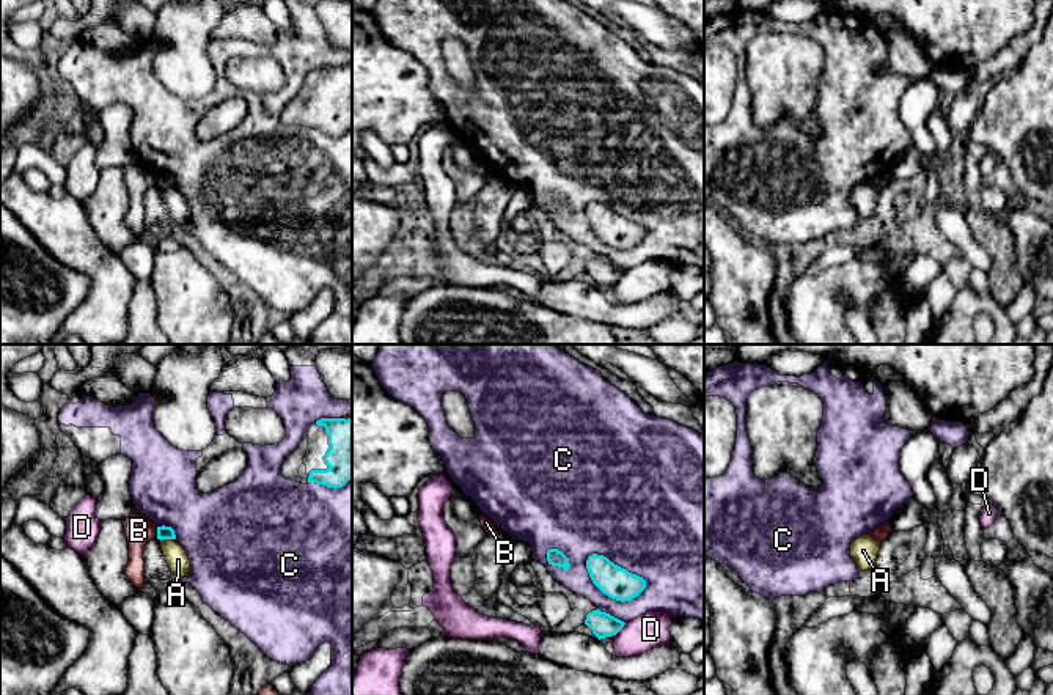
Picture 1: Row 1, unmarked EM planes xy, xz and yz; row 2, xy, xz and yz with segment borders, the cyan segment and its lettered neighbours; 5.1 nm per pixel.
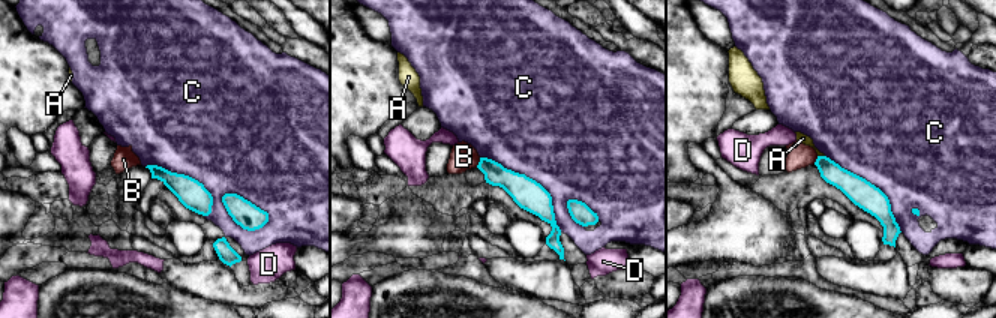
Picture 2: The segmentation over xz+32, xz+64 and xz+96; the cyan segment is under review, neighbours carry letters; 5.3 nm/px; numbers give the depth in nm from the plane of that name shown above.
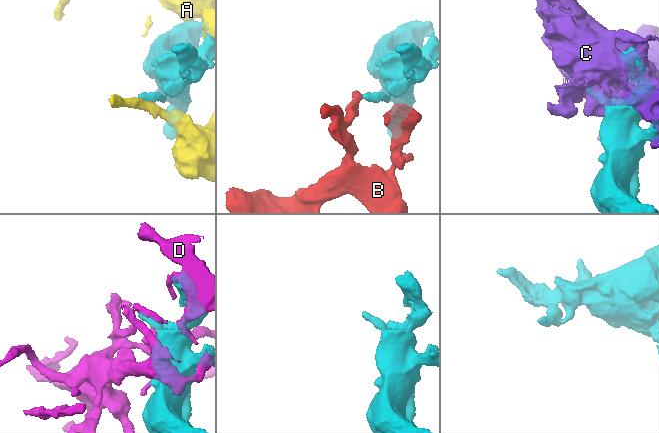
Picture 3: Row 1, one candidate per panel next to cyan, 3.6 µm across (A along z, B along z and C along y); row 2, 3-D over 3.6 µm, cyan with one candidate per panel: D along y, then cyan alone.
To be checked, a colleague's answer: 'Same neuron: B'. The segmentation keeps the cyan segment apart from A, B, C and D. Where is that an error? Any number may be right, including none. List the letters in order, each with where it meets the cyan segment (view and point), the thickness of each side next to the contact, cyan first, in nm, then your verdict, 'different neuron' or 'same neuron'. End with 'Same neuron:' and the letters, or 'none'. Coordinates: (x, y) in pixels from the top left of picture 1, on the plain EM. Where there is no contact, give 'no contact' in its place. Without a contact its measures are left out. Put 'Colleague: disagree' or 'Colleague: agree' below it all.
A: meets cyan in xy at (167, 186); 70 nm thick on the cyan side, 110 nm on the other; different neuron
B: meets cyan in xy at (157, 180); 70 nm thick on the cyan side, 140 nm on the other; different neuron
C: meets cyan in xz at (620, 214); 160 nm thick on the cyan side, 500 nm on the other; different neuron
D: meets cyan in xz at (621, 275); 130 nm thick on the cyan side, 180 nm on the other; different neuron
Same neuron: none
Colleague: disagree

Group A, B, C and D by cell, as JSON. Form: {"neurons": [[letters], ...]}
{"neurons": [["A"], ["B"], ["C"], ["D"]]}

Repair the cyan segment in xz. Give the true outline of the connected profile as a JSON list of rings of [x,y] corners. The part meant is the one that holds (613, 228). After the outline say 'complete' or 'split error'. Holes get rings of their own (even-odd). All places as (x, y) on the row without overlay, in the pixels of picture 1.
[[[589,203],[586,217],[593,231],[604,242],[621,250],[637,245],[646,236],[646,228],[643,225],[615,212],[604,203]]]; complete

